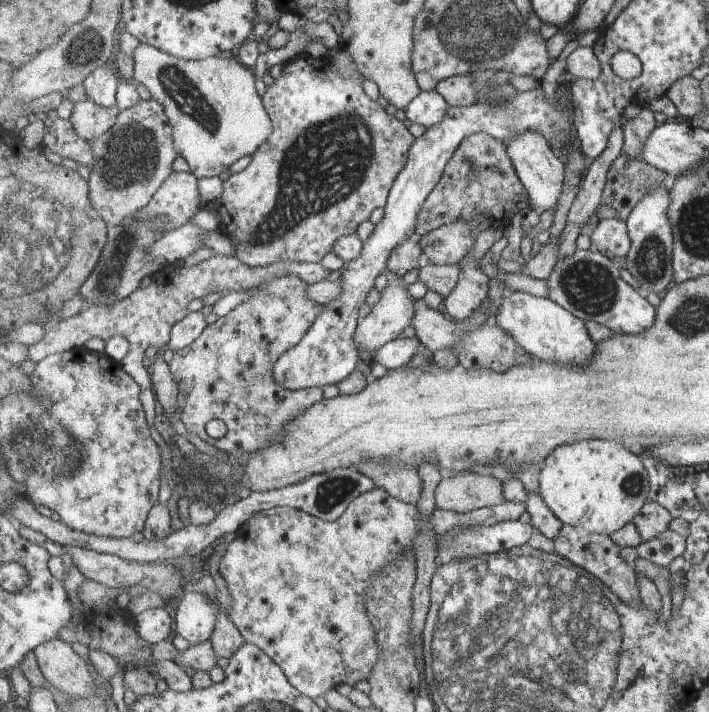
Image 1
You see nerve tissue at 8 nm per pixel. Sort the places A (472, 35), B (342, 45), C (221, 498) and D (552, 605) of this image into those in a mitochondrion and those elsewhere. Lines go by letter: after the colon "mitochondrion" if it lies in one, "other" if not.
A: mitochondrion
B: other
C: other
D: mitochondrion

